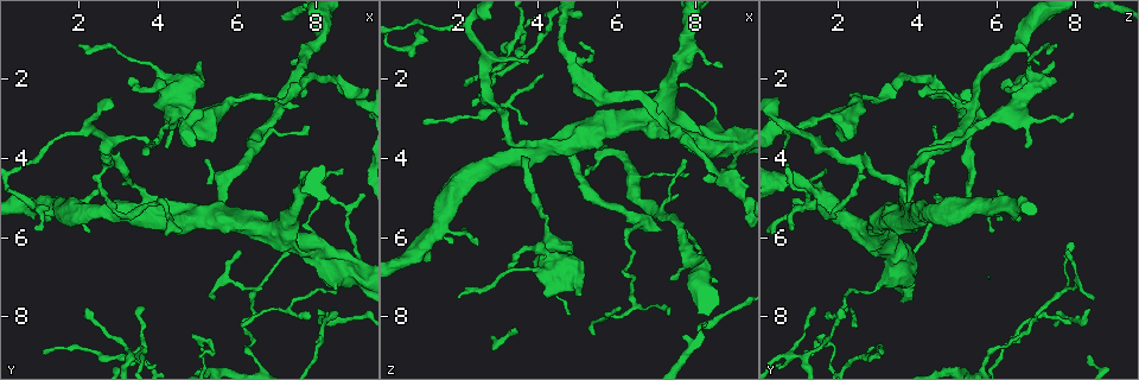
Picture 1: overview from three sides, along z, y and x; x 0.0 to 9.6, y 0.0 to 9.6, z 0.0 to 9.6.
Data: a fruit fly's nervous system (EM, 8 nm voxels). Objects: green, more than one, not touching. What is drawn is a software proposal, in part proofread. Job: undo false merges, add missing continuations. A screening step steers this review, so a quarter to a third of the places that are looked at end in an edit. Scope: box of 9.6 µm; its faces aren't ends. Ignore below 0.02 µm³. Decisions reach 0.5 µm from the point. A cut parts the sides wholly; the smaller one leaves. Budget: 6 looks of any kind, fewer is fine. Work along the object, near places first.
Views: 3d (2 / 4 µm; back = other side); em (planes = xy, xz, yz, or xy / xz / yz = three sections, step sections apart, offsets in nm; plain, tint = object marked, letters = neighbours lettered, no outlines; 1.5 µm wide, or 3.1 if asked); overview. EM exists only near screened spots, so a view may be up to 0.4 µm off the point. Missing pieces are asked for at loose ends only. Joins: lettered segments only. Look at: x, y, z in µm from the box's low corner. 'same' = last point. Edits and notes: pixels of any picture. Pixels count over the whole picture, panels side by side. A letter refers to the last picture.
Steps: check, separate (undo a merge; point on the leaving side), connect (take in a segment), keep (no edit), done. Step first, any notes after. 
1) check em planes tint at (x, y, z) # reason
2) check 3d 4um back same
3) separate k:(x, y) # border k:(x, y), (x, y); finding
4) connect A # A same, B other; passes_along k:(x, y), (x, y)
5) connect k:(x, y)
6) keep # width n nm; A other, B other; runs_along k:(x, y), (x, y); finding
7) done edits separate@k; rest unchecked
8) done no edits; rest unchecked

check em planes letters at (0.90, 5.80, 0.80)

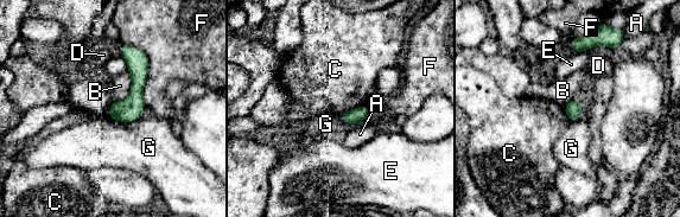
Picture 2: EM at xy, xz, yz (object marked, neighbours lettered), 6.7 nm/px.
keep # A other, B other, C other, D other, E other, F other, G other; runs_along 2:(134, 50), (137, 91), (124, 119); none of them fits

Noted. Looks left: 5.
check 3d 2um back at (3.80, 3.55, 1.60) # tapers out

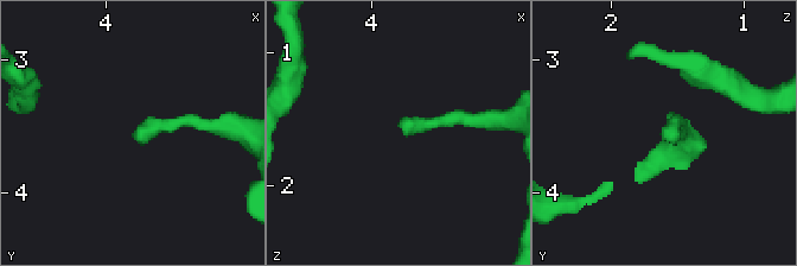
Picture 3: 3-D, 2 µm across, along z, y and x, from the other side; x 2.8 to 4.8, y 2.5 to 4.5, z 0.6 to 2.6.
check em planes letters at (3.76, 3.62, 1.56)

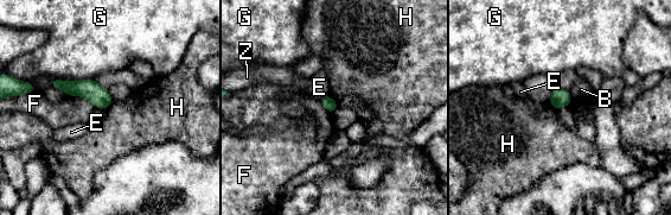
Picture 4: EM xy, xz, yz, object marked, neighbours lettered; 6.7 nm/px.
keep # B other, E other, F other, G other, H other, Z other; runs_along 4:(52, 82), (88, 88), (109, 100); no lettered segment goes on from it

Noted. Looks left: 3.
check em planes tint at (7.75, 7.95, 1.65) # free end

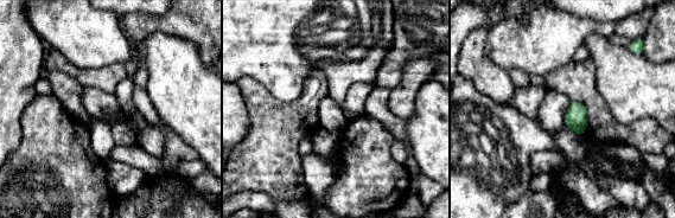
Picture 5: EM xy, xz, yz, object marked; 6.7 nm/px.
check em planes letters same # what lies round it

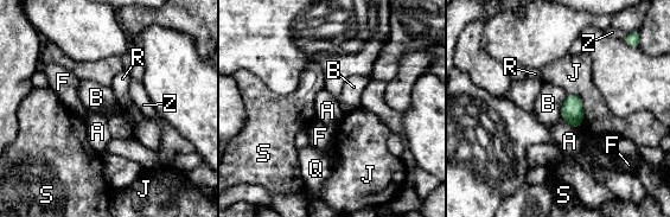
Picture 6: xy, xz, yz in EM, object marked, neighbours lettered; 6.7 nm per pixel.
keep # longest_contact J 260 nm; A other, B other, F other, J other, Q other, R other, S other, Z other; border 6:(568, 94), (561, 108), (560, 117); no lettered segment goes on from it

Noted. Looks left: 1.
done no edits; rest unchecked

